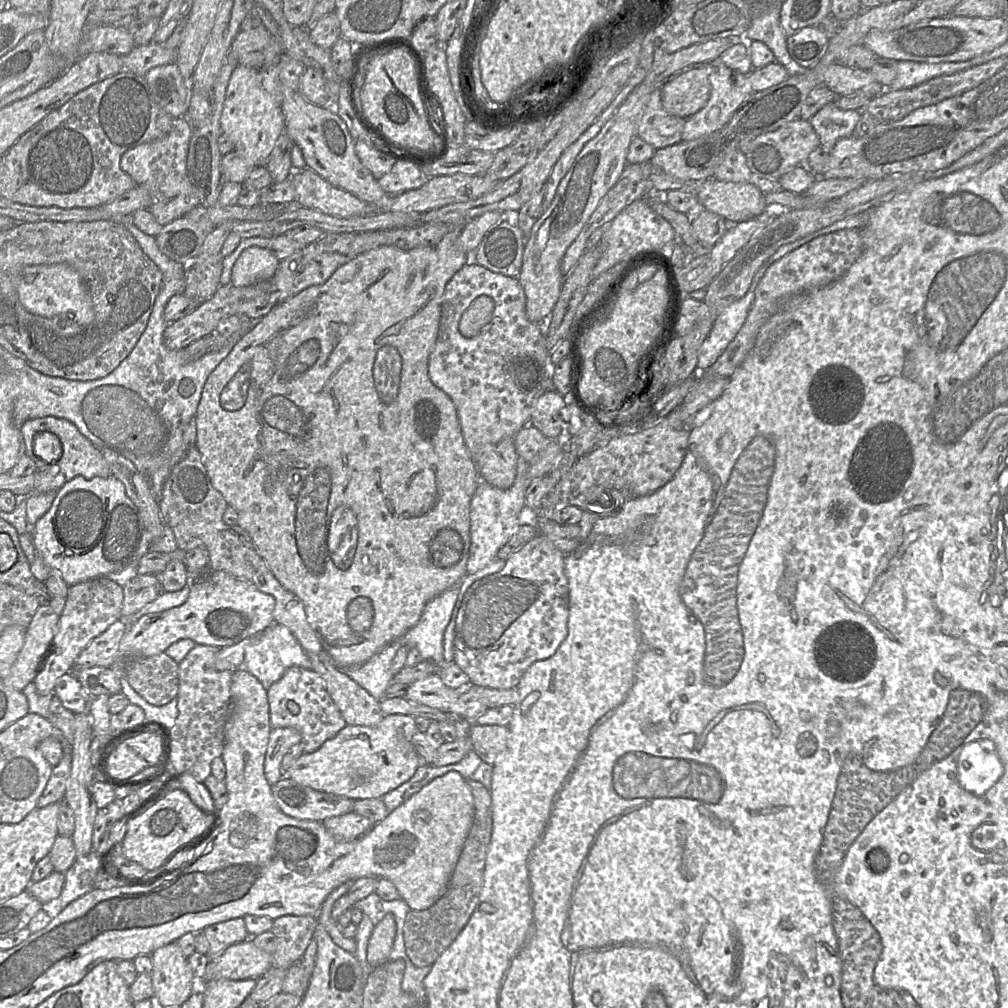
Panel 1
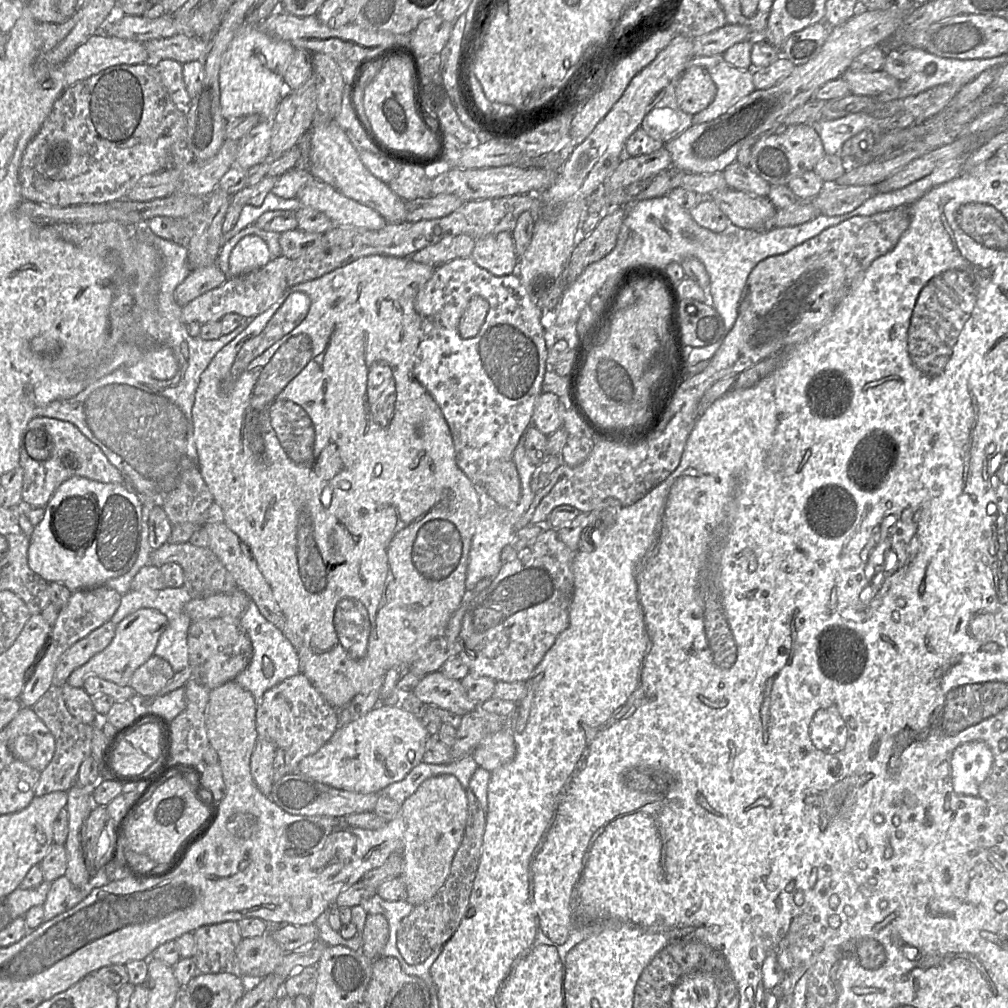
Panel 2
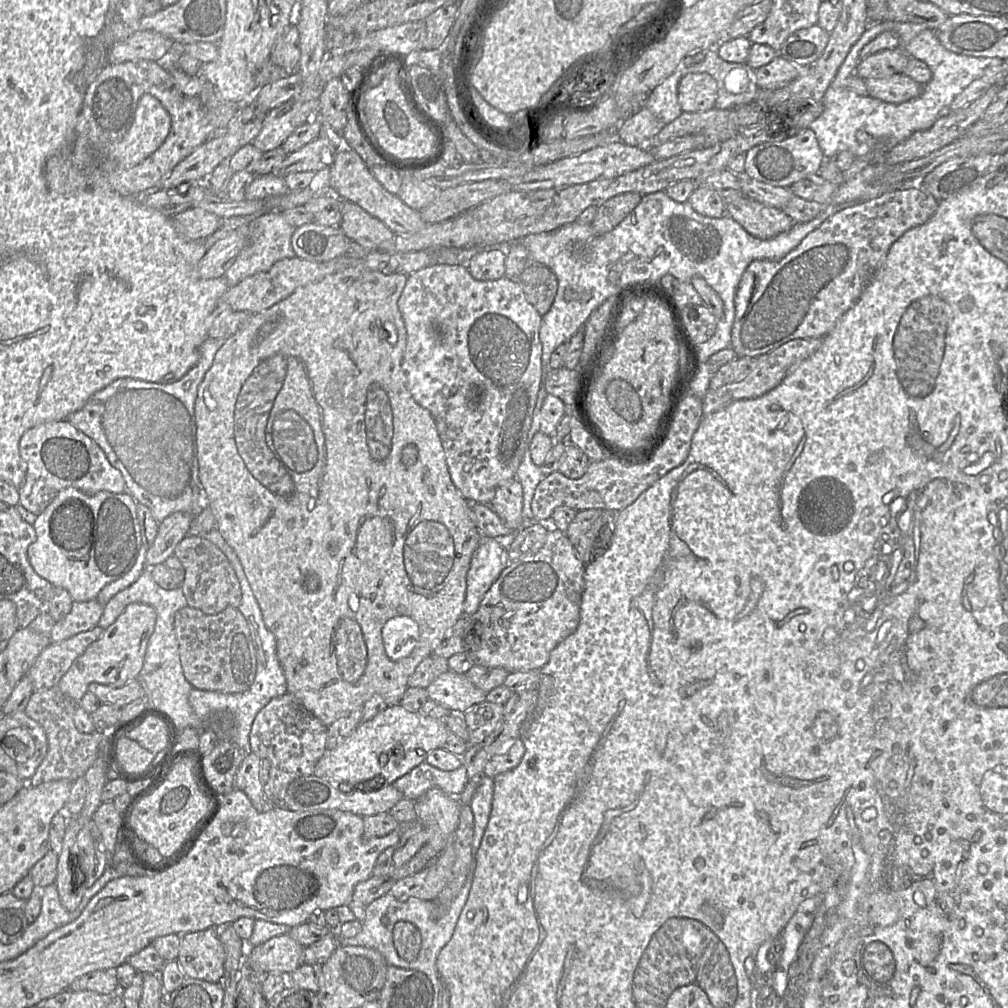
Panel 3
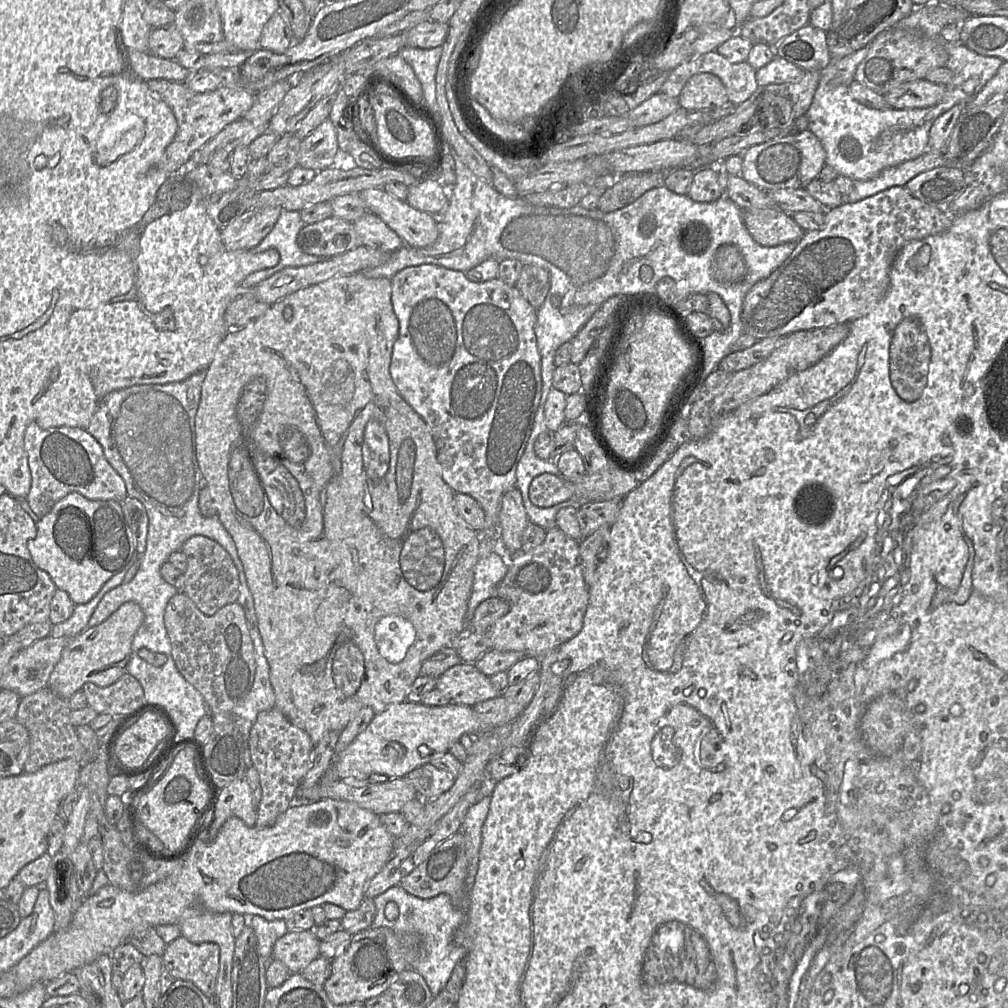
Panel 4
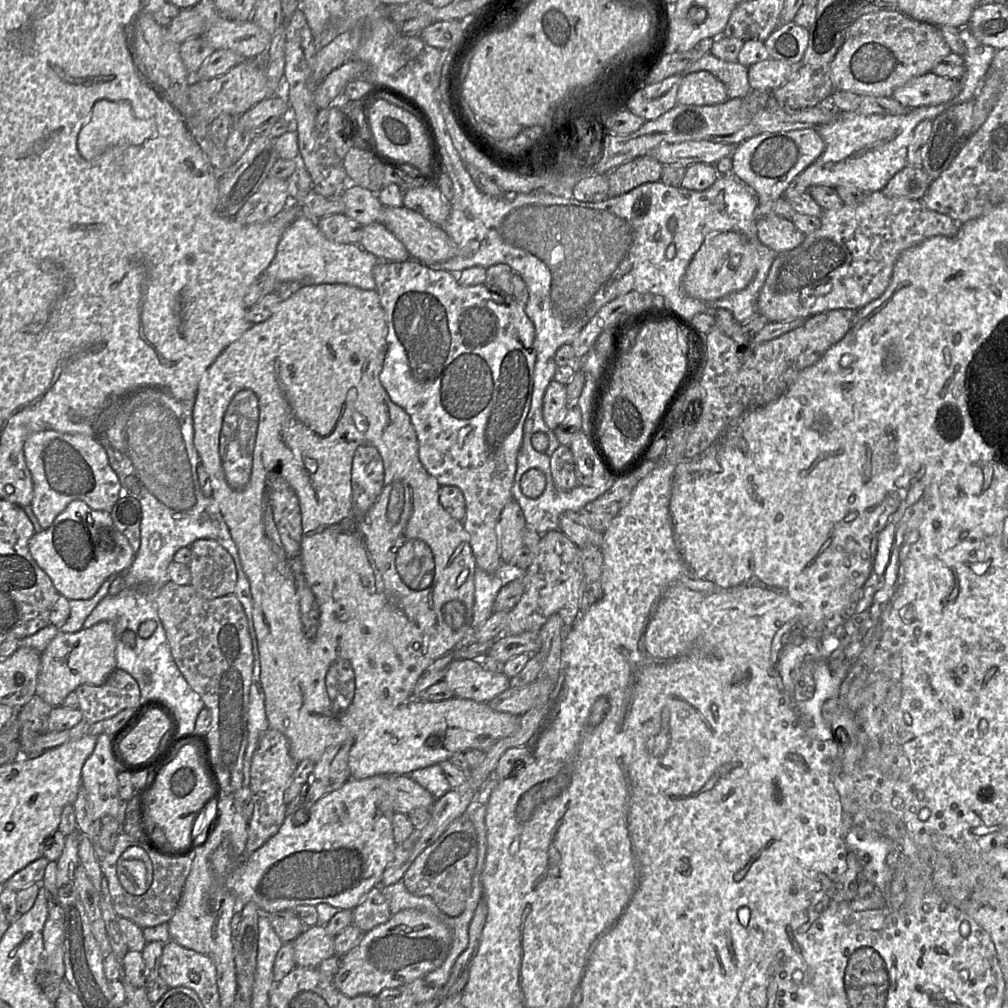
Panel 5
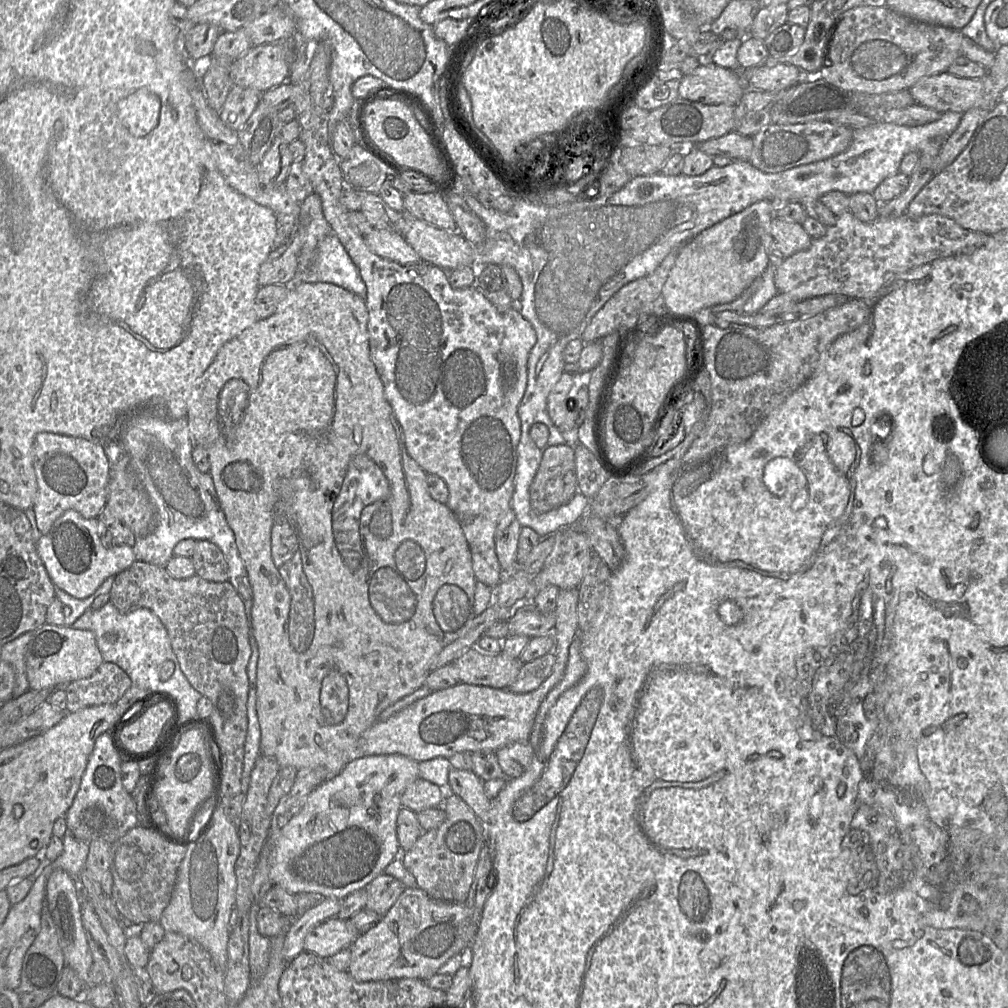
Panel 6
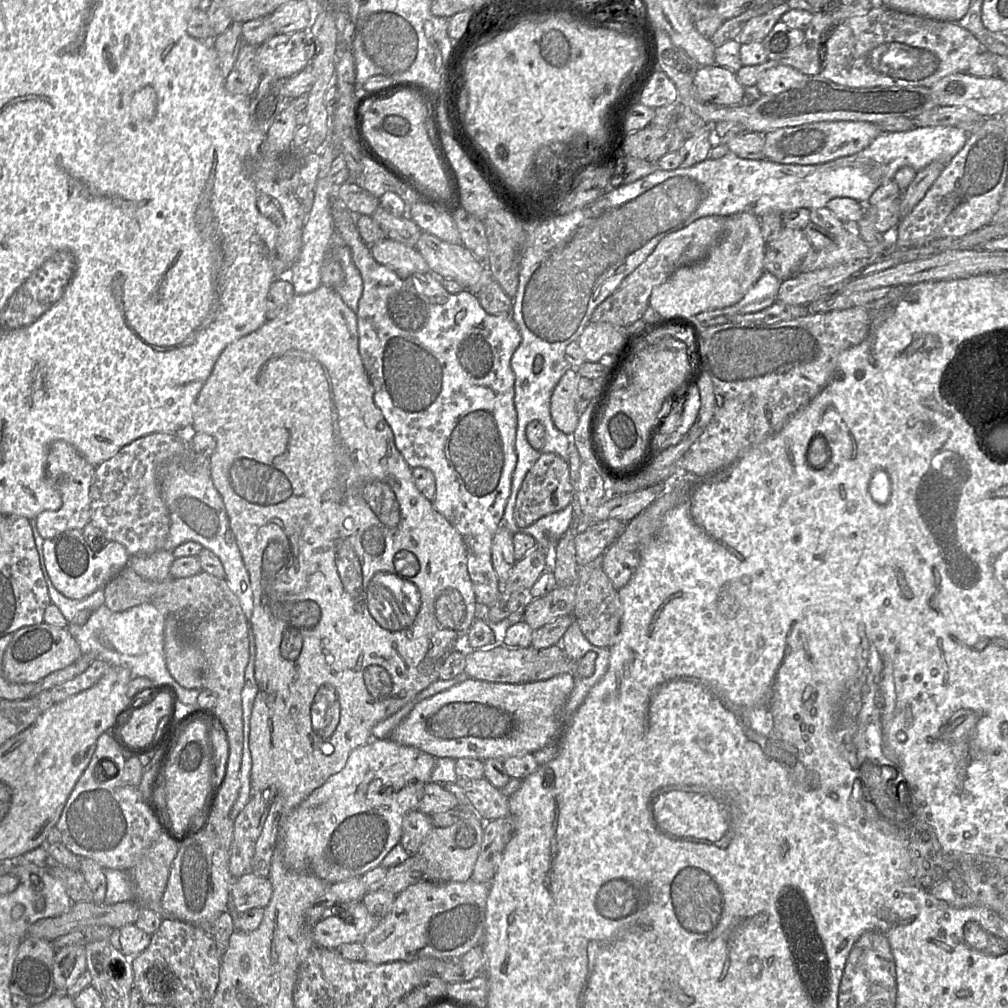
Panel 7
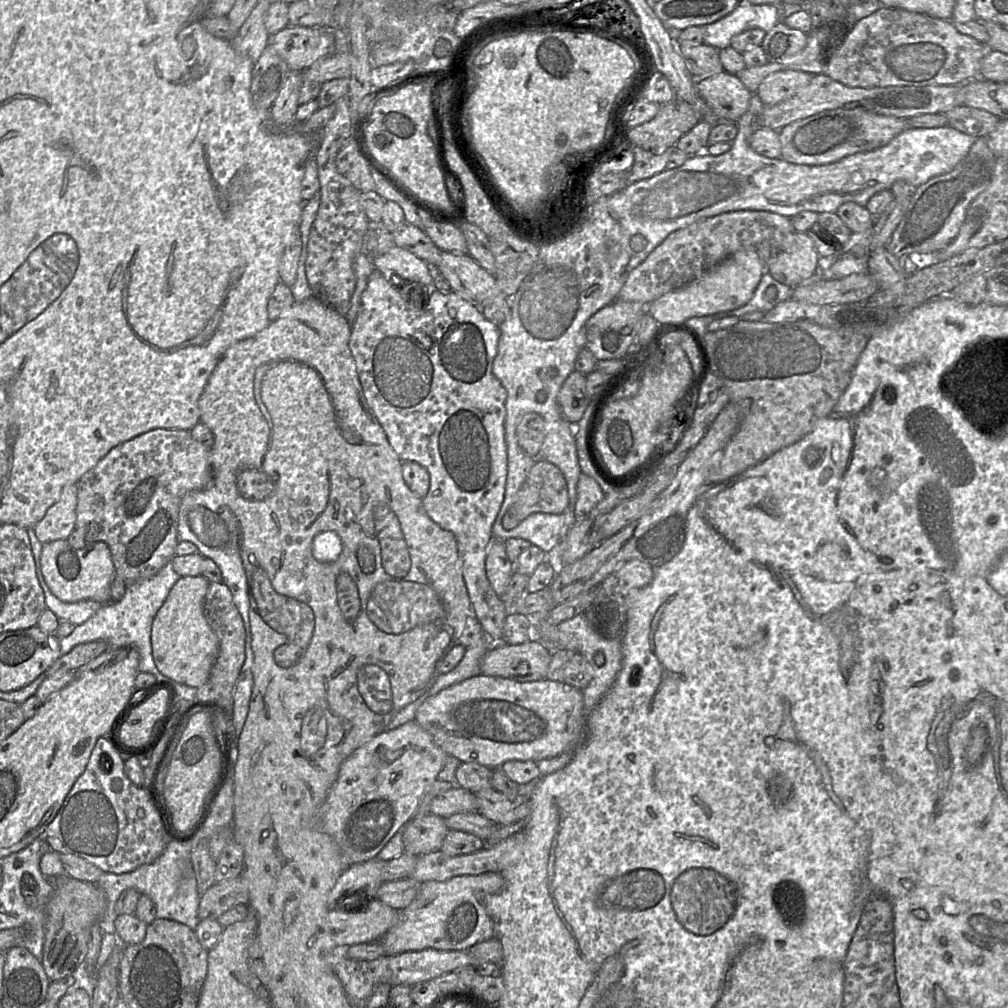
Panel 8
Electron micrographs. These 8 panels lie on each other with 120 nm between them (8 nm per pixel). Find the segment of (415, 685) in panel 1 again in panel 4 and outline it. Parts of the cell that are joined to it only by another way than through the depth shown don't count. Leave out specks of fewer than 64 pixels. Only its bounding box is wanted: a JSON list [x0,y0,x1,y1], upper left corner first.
[436,663,500,707]

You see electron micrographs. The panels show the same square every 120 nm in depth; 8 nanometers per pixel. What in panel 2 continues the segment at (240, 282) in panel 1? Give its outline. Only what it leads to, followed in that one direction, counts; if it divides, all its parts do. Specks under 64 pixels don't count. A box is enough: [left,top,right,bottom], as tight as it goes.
[229,236,272,277]

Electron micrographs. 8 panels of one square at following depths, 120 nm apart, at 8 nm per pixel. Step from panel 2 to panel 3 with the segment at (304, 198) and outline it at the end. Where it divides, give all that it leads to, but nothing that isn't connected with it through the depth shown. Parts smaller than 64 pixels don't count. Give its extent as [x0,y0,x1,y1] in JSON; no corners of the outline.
[339,199,394,249]

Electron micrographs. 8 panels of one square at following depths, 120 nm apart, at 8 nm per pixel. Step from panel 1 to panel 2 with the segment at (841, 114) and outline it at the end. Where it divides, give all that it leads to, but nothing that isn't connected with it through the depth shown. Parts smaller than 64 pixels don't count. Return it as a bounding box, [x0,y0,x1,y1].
[811,112,882,155]

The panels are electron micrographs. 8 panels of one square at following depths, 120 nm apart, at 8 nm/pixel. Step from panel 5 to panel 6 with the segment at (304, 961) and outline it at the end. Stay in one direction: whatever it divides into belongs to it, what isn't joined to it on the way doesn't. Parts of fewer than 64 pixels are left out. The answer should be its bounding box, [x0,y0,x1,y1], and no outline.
[304,916,361,958]

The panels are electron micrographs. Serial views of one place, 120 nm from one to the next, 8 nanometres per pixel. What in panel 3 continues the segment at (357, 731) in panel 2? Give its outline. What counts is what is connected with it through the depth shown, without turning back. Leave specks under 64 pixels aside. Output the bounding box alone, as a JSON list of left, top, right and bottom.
[314,704,450,792]

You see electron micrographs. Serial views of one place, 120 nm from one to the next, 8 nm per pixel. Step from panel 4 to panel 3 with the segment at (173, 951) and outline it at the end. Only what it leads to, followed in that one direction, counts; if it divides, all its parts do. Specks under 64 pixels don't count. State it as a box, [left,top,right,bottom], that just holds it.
[177,928,226,982]

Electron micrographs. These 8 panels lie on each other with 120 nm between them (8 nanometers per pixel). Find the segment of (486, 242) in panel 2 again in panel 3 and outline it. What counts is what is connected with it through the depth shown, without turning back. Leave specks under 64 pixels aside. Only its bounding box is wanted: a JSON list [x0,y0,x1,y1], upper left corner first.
[467,246,507,281]

